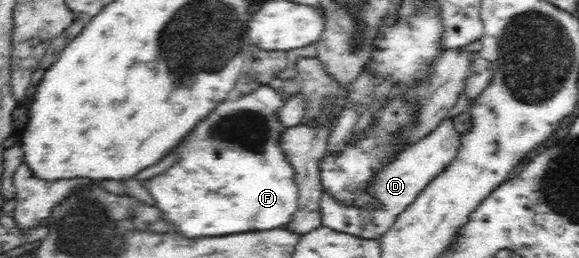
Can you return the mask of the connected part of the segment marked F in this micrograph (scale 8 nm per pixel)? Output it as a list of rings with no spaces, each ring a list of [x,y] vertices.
[[[277,84],[262,85],[245,95],[225,98],[217,109],[197,125],[197,129],[177,147],[177,163],[144,185],[156,201],[164,221],[185,237],[221,237],[245,232],[281,228],[291,222],[298,208],[298,185],[295,170],[280,148],[280,133],[287,127],[279,124],[276,111],[286,98]]]

